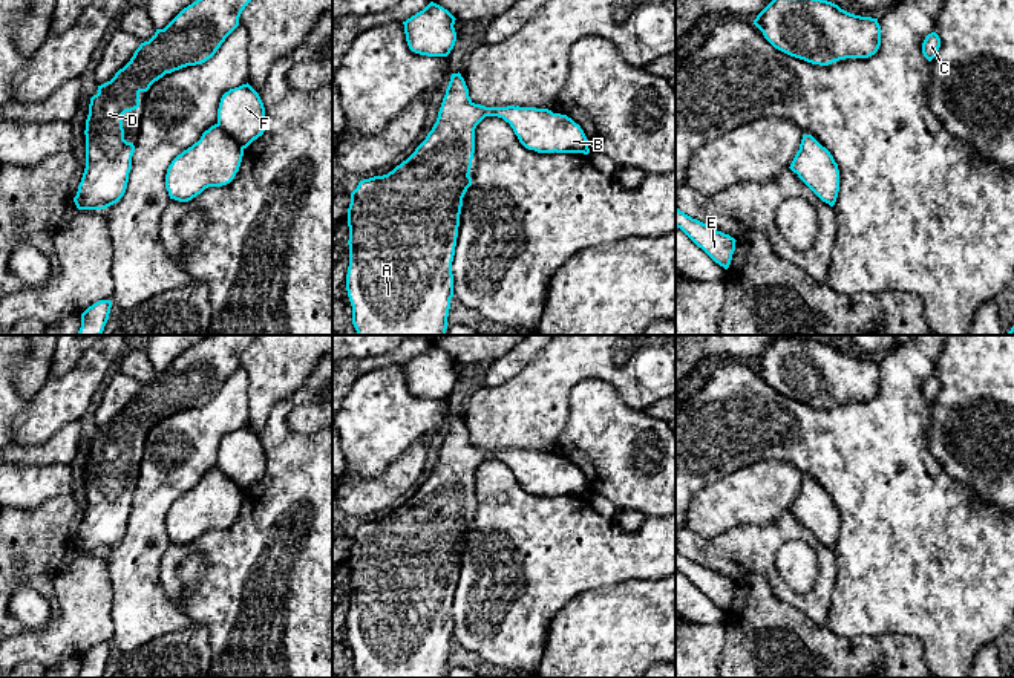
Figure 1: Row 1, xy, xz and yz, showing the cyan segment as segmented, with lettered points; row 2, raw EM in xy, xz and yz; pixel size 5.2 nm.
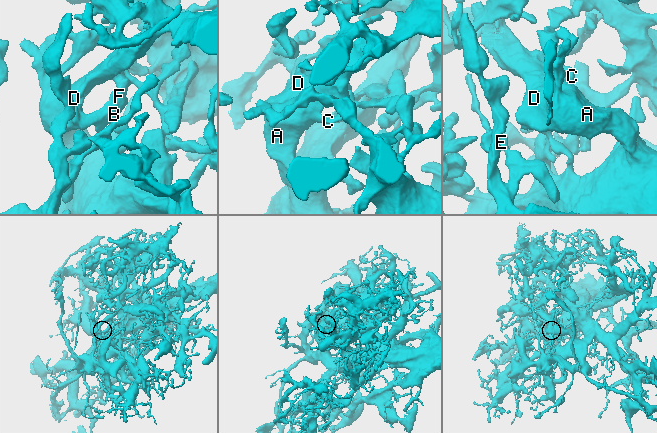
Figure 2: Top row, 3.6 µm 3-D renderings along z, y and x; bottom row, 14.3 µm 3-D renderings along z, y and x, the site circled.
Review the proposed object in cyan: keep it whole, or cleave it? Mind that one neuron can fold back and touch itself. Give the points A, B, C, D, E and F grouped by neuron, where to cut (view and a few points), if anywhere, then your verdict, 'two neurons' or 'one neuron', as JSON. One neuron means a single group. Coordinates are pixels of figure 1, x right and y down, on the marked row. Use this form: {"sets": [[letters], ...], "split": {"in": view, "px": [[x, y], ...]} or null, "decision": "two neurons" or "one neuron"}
{"sets": [["A", "B", "C", "D", "E", "F"]], "split": null, "decision": "one neuron"}

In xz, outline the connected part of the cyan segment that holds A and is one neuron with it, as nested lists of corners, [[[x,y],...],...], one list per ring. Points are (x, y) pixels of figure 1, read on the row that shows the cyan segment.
[[[452,73],[437,122],[426,139],[392,171],[360,181],[351,193],[346,291],[357,335],[446,335],[460,214],[472,185],[475,129],[486,116],[509,122],[528,150],[590,153],[584,130],[567,115],[536,107],[475,104],[461,73]]]

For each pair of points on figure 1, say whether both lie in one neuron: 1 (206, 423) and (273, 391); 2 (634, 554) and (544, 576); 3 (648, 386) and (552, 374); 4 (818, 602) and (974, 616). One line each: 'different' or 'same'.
1: different
2: same
3: same
4: different

